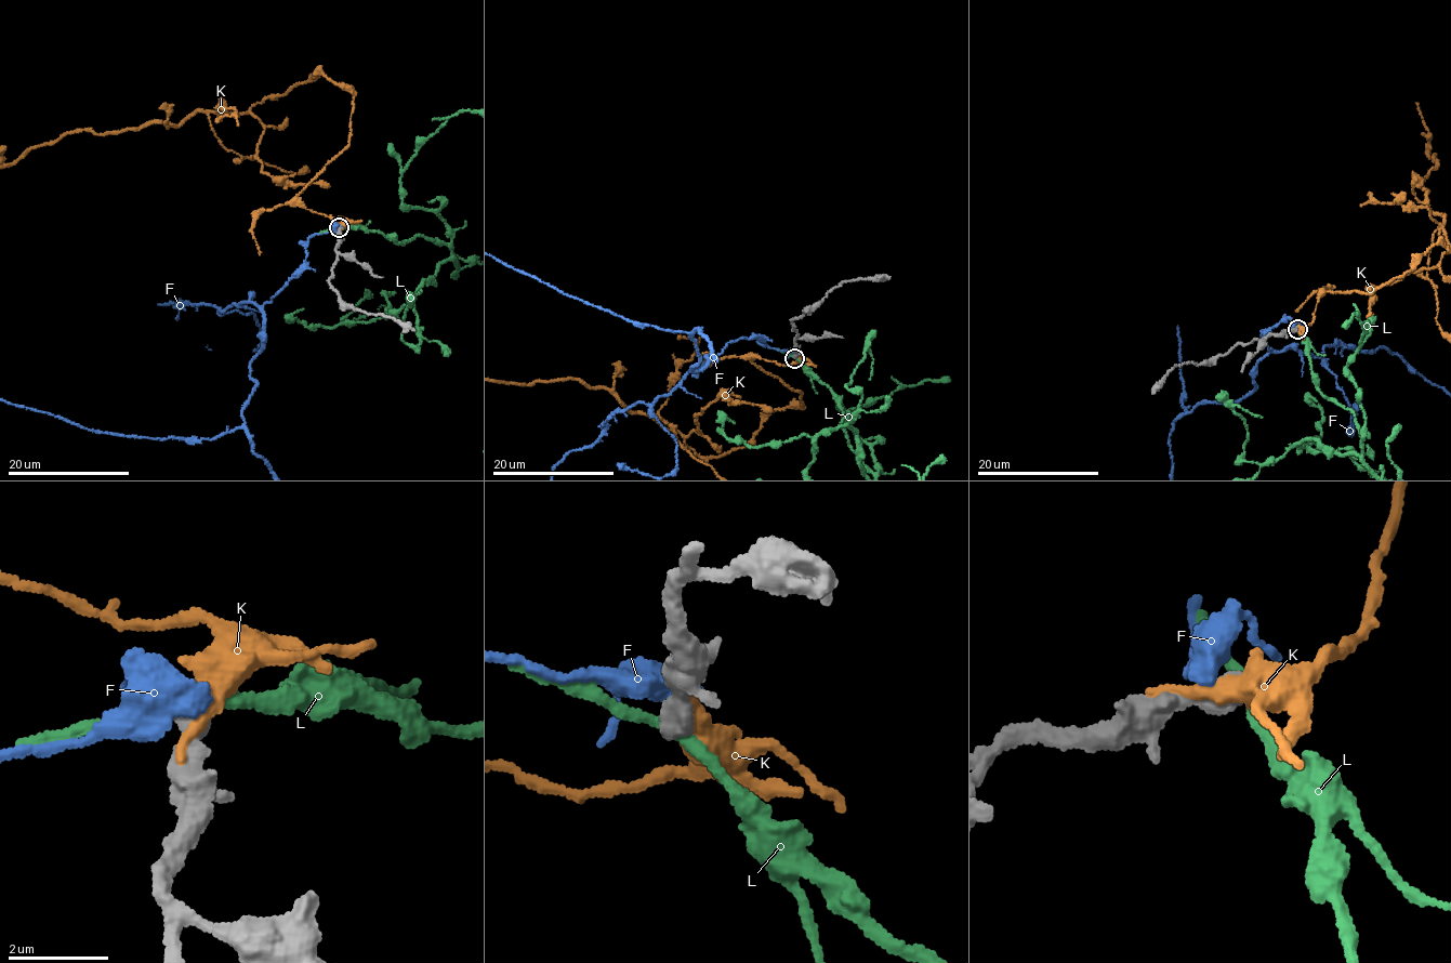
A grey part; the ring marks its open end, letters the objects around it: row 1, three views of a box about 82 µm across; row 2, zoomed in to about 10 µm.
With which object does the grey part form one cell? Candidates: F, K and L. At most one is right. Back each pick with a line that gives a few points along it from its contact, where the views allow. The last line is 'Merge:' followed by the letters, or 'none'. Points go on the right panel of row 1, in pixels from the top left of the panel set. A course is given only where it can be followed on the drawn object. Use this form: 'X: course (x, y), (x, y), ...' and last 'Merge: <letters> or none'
Merge: none

